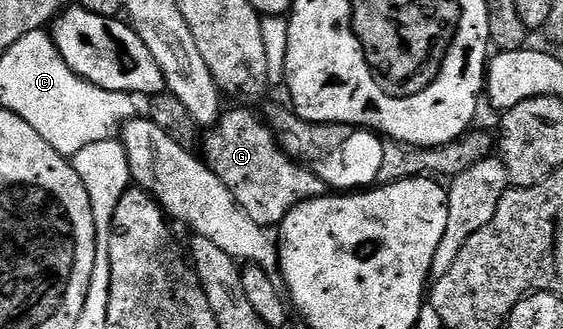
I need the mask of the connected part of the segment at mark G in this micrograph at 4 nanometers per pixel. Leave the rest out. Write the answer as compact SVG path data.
M230 110L226 111L218 125L206 131L201 142L201 150L203 146L201 154L208 168L223 181L225 188L229 188L229 192L237 200L239 207L247 213L249 220L253 220L264 228L278 227L287 219L287 214L295 206L310 202L313 198L324 197L325 183L312 170L308 170L306 166L300 166L296 159L290 158L283 151L270 125L263 126L262 120L254 118L247 110Z

